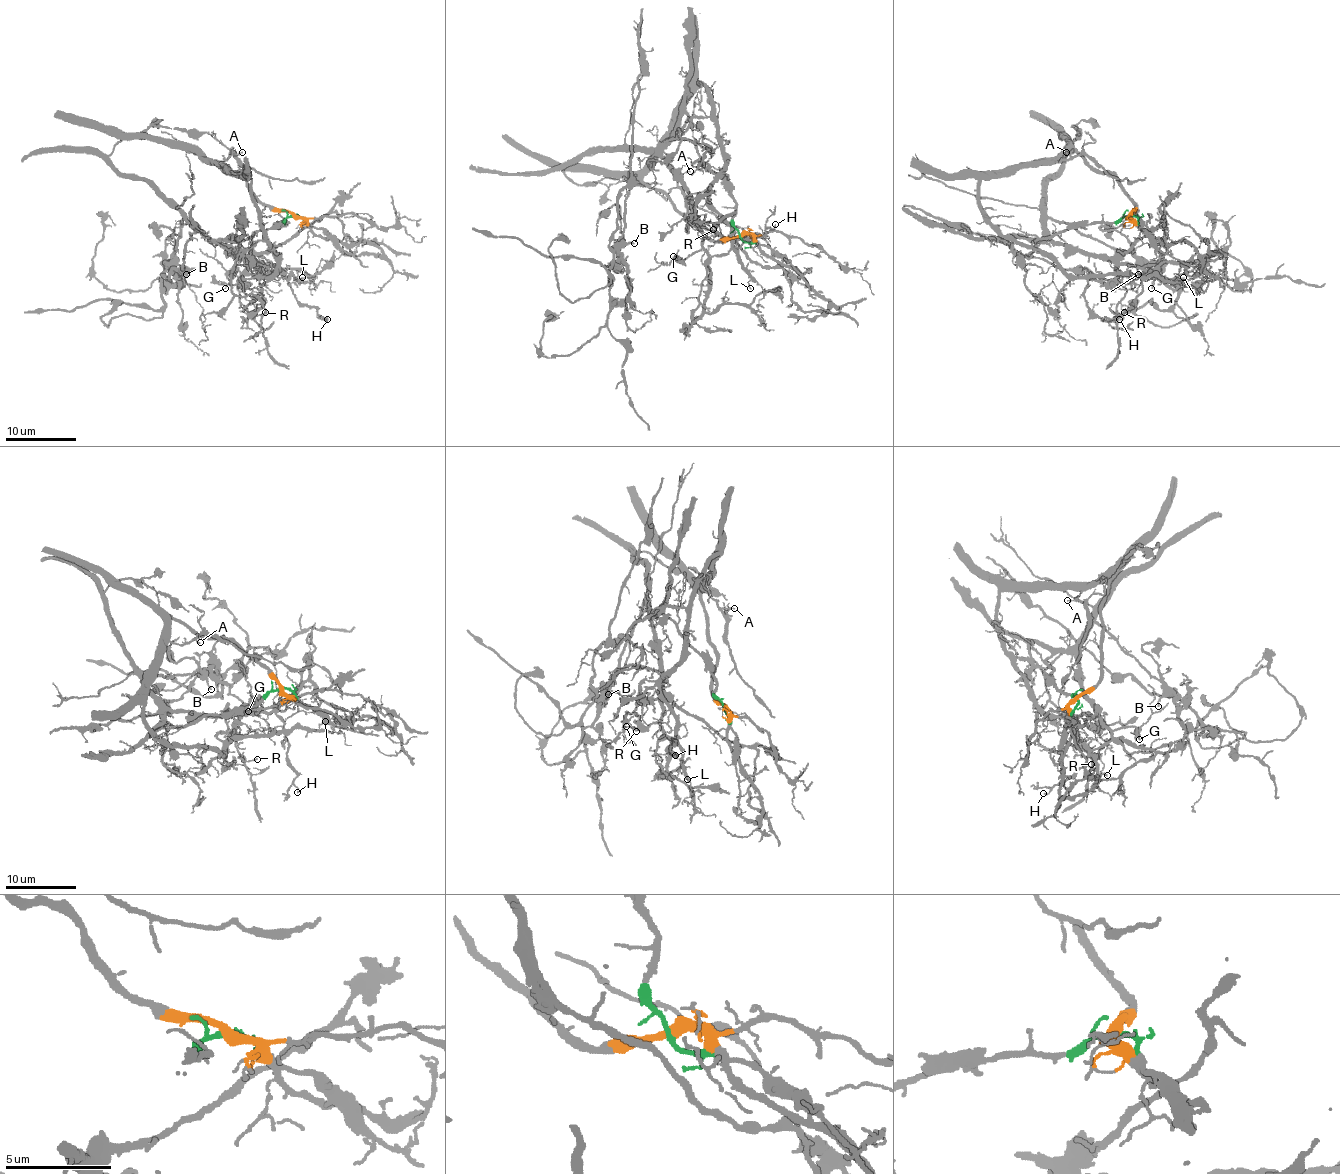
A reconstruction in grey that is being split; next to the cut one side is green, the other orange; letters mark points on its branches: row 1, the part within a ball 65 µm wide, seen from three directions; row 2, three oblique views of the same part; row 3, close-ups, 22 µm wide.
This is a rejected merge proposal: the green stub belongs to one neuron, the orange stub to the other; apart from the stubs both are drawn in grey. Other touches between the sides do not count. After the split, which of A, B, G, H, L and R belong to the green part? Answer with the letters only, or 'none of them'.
B, G, R

